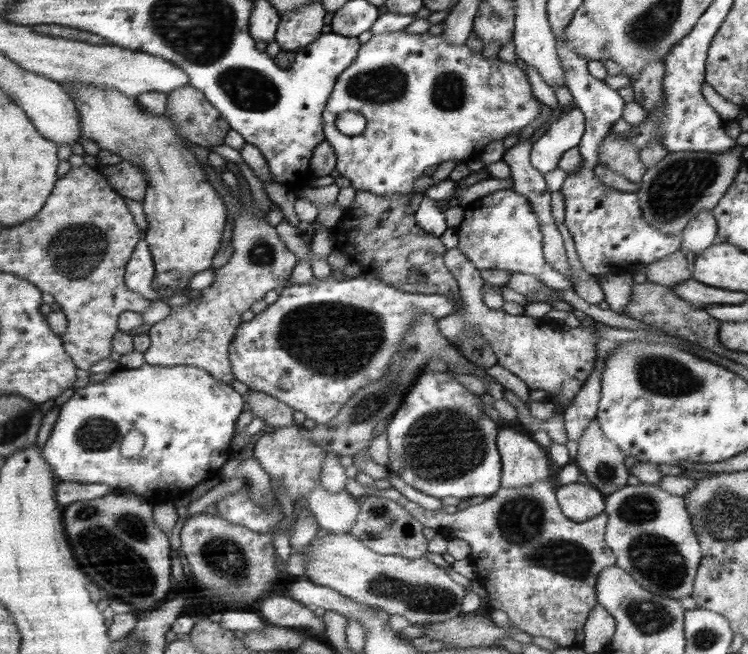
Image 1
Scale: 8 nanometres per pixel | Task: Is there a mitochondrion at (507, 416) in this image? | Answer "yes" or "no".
no

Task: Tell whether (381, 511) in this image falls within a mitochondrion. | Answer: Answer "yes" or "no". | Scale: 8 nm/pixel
yes

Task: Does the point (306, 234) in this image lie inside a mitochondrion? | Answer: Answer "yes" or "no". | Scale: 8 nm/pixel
no

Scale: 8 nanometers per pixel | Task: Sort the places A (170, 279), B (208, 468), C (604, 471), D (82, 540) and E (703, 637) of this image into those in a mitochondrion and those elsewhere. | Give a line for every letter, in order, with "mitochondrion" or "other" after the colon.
A: mitochondrion
B: other
C: mitochondrion
D: mitochondrion
E: mitochondrion

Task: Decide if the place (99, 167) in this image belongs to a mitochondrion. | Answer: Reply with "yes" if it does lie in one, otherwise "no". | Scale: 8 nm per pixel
no

